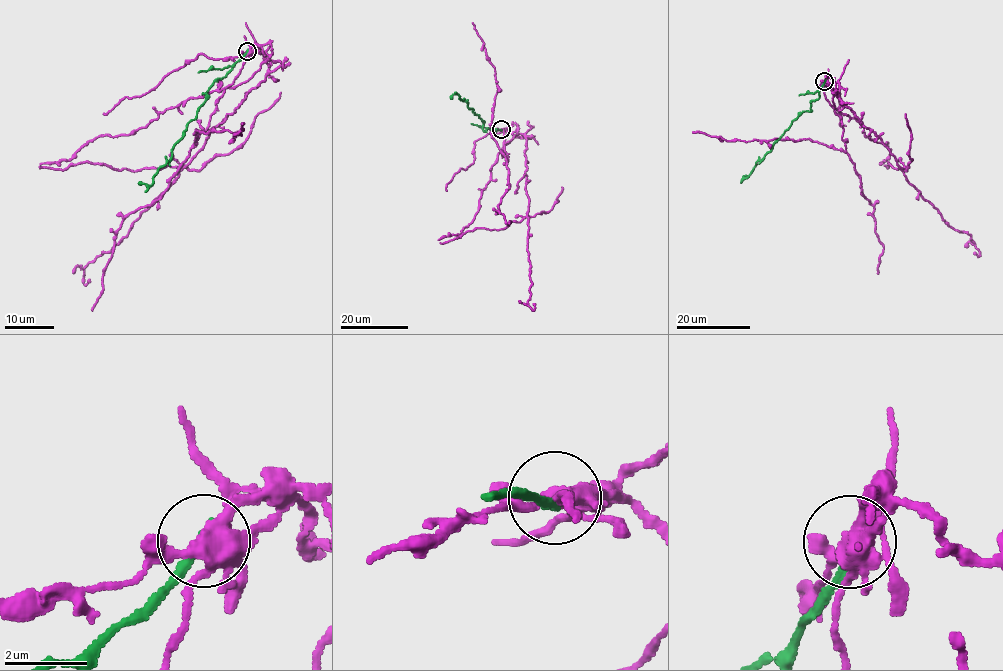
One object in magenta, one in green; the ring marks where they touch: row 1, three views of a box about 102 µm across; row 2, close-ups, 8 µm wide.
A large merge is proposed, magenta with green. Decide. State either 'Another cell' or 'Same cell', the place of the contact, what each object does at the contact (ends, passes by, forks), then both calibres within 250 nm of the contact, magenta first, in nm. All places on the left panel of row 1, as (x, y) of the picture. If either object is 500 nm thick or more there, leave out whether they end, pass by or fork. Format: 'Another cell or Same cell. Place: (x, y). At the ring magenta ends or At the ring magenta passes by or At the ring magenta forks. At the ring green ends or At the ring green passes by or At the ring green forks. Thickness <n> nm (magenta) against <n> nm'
Another cell. Place: (247, 51). At the ring magenta forks. At the ring green ends. Thickness 400 nm (magenta) against 160 nm

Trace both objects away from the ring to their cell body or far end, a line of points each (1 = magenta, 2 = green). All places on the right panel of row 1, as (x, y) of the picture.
1: (824, 80), (834, 82), (838, 97), (877, 135), (924, 199), (949, 225), (969, 233), (979, 255), (974, 252)
2: (824, 80), (812, 111), (798, 116), (746, 175)

